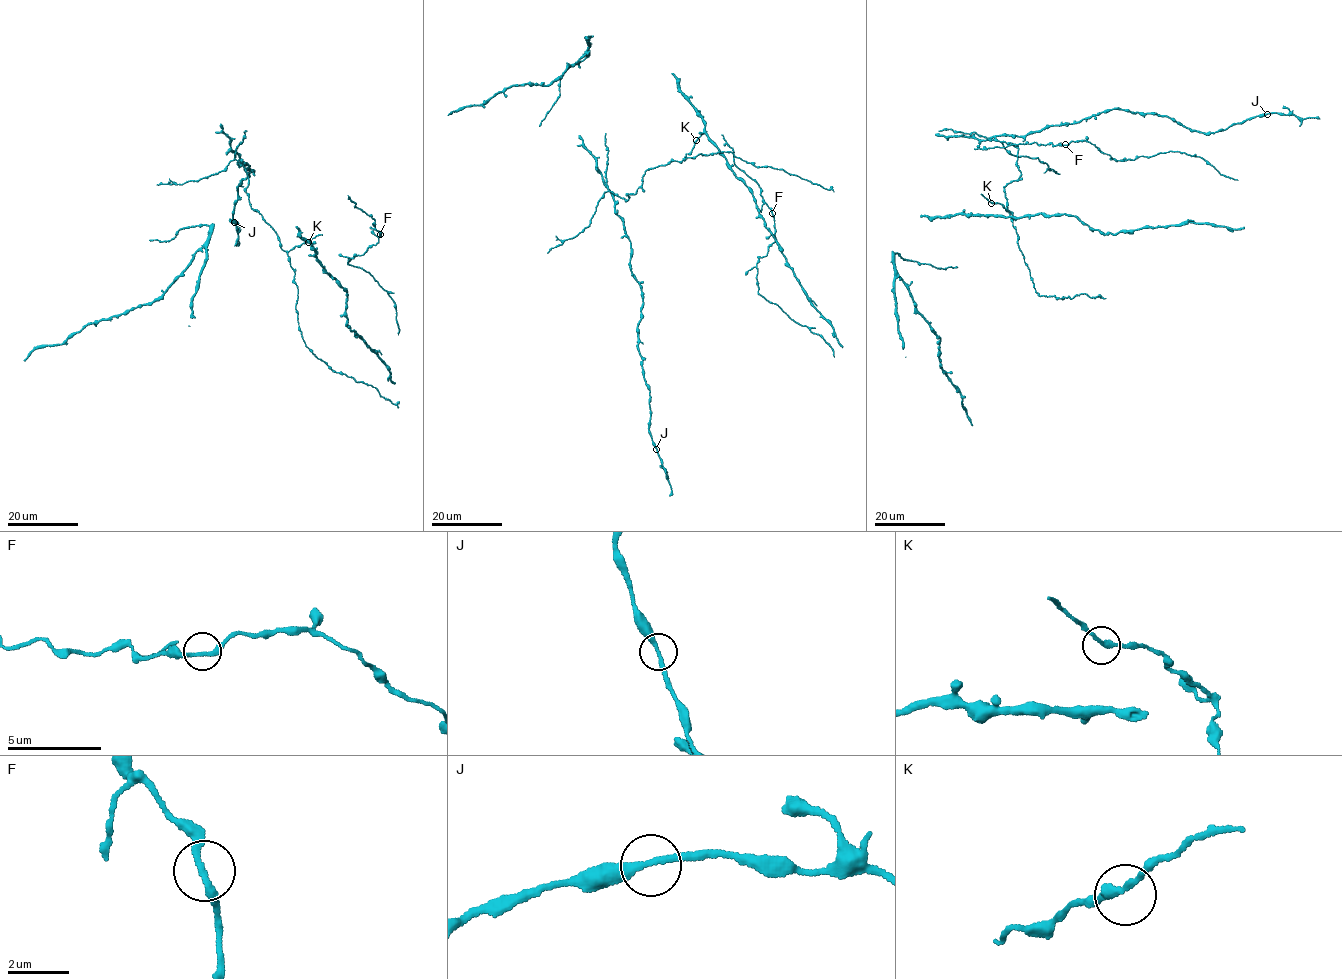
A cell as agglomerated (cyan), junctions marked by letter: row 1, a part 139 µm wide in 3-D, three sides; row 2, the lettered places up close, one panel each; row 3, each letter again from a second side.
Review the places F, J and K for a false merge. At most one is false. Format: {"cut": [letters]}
{"cut": []}

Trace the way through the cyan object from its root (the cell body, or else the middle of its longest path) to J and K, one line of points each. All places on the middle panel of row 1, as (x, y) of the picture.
J: (668, 162), (647, 169), (627, 201), (607, 187), (630, 242), (630, 269), (643, 300), (638, 350), (656, 449)
K: (668, 162), (673, 160), (681, 162), (696, 140)

